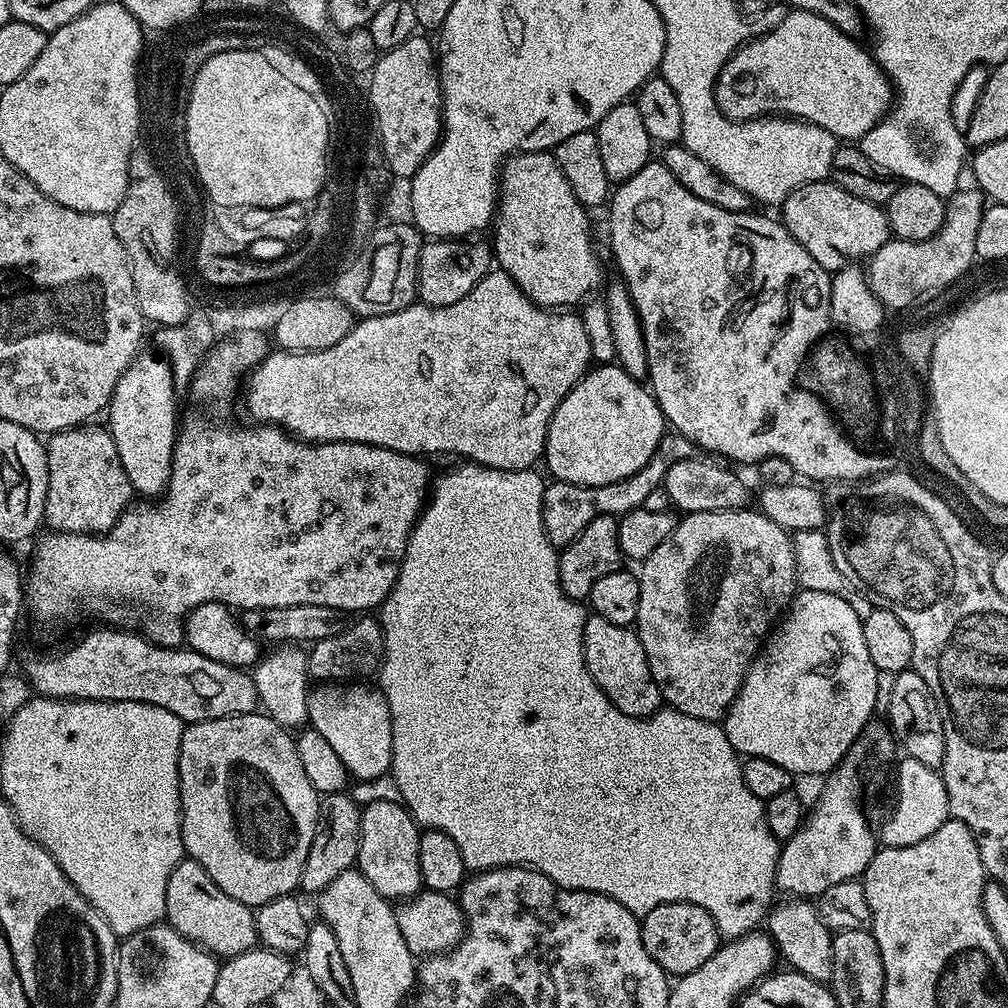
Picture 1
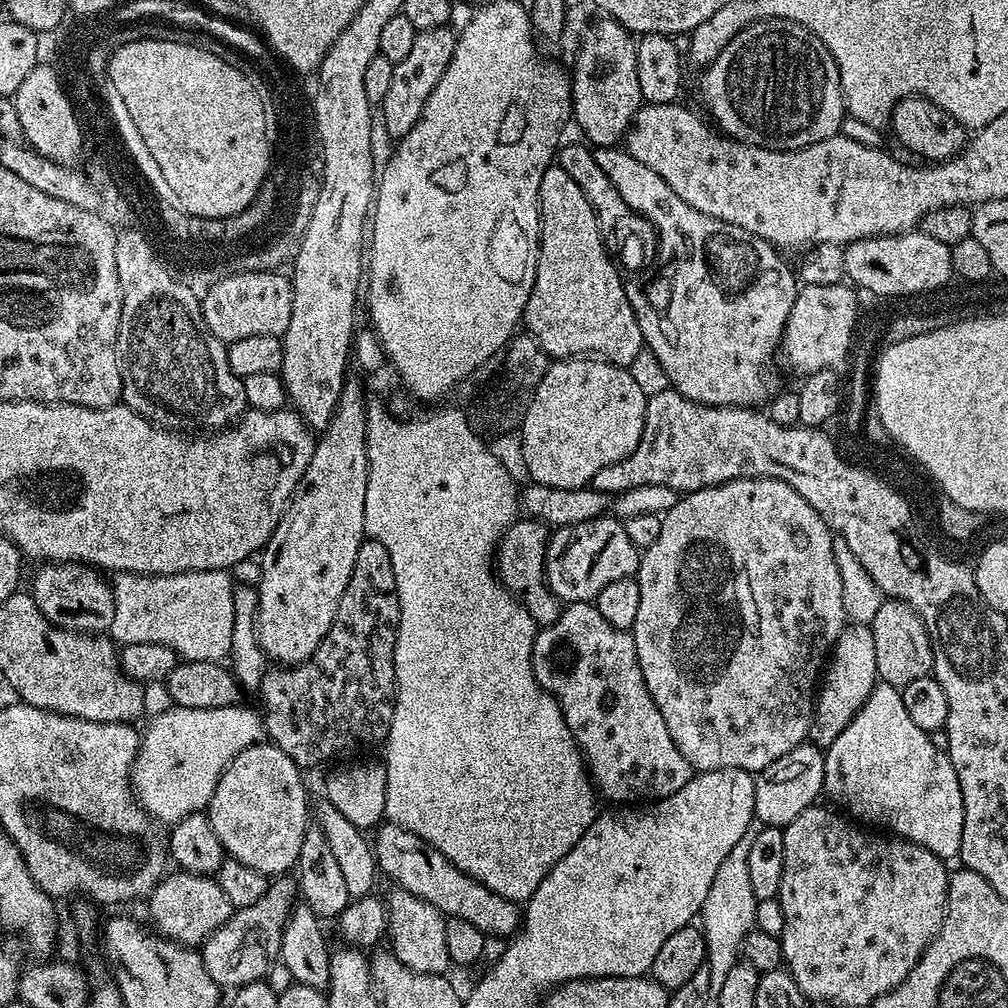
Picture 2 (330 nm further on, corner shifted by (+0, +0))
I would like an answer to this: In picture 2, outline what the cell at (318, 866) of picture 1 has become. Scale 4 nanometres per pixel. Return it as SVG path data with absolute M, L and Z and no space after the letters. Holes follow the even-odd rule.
M285 874L269 883L266 894L254 906L235 909L231 918L208 936L202 945L204 965L221 989L235 990L267 977L268 968L277 963L284 927L297 900L297 881Z

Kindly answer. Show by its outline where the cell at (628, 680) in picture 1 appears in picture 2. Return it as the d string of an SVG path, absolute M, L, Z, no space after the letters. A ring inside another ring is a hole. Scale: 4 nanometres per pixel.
M595 603L569 604L561 611L558 622L537 631L536 641L532 647L532 673L540 689L543 692L549 692L558 702L566 726L572 731L576 745L584 755L589 777L597 793L603 799L605 796L606 799L613 800L611 803L616 806L636 806L641 802L655 802L682 790L682 786L686 786L686 782L694 775L694 769L688 765L686 758L682 758L682 750L678 750L678 746L674 746L674 738L670 738L670 730L666 730L662 710L658 710L658 706L654 706L654 698L650 698L650 690L646 690L646 682L642 678L642 666L638 662L638 654L631 631L610 626L610 622L606 622L606 618L602 618L602 614L598 614Z

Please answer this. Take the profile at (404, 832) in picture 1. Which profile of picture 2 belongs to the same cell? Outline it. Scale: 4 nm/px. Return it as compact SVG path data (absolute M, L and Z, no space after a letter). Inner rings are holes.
M393 887L392 893L386 896L388 910L387 939L392 939L390 951L393 956L415 972L434 974L435 976L447 973L450 968L448 951L446 950L446 932L444 930L445 917L434 906L428 905L420 897L408 893L406 890Z

